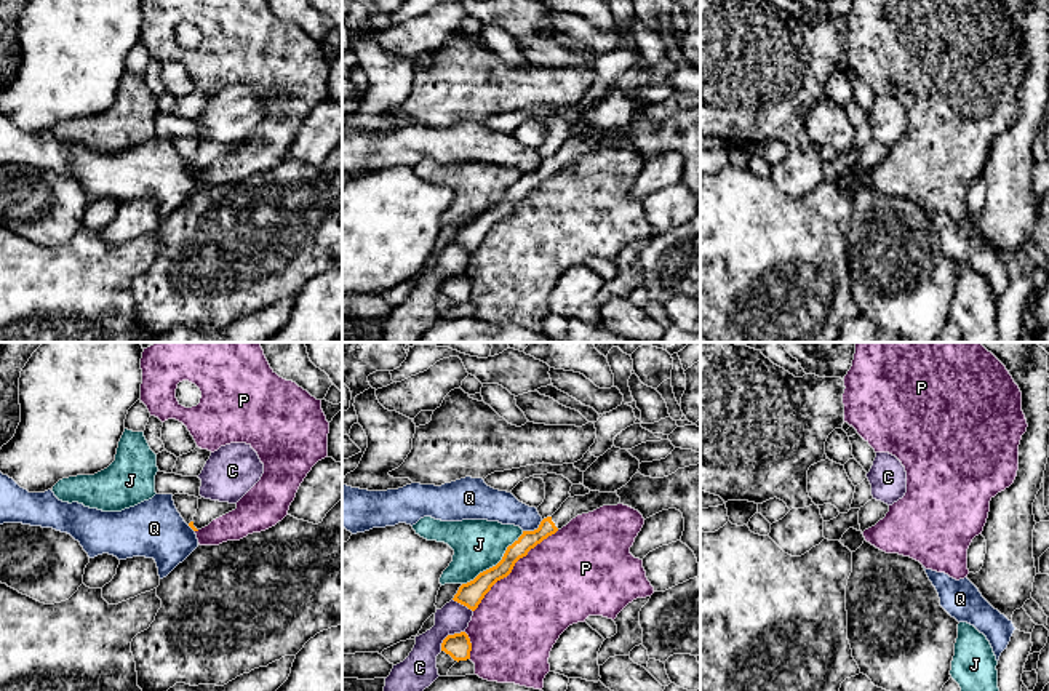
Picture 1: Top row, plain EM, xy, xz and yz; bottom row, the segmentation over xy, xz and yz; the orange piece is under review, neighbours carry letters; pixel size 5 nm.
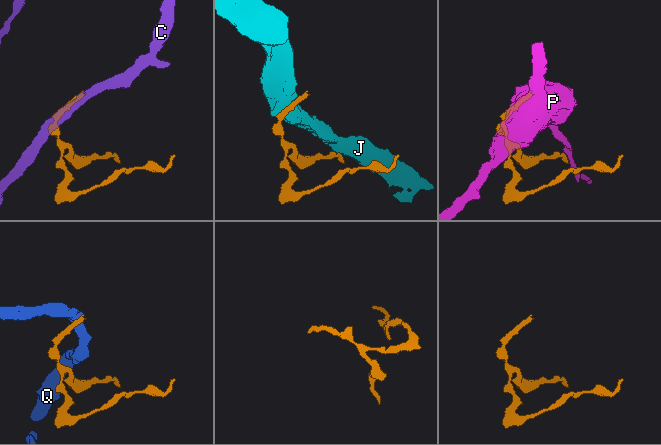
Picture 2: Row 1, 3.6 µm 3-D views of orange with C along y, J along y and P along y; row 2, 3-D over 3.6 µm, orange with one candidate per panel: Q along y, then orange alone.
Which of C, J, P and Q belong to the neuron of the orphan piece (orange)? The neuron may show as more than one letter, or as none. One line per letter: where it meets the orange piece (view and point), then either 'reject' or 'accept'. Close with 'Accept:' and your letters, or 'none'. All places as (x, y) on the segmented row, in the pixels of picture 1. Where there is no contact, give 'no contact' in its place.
C: meets orange in xz at (448, 635); reject
J: meets orange in xz at (496, 565); reject
P: meets orange in xz at (512, 568); reject
Q: meets orange in xz at (534, 530); reject
Accept: none

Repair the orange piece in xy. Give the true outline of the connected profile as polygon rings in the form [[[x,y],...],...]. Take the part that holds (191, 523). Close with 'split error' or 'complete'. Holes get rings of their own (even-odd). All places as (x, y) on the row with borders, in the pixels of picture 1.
[[[198,499],[198,509],[193,517],[193,520],[189,523],[189,526],[193,531],[198,531],[205,526],[208,526],[213,520],[232,512],[237,509],[237,504],[229,504],[229,502],[219,502],[219,501],[211,501],[211,499]]]; split error

